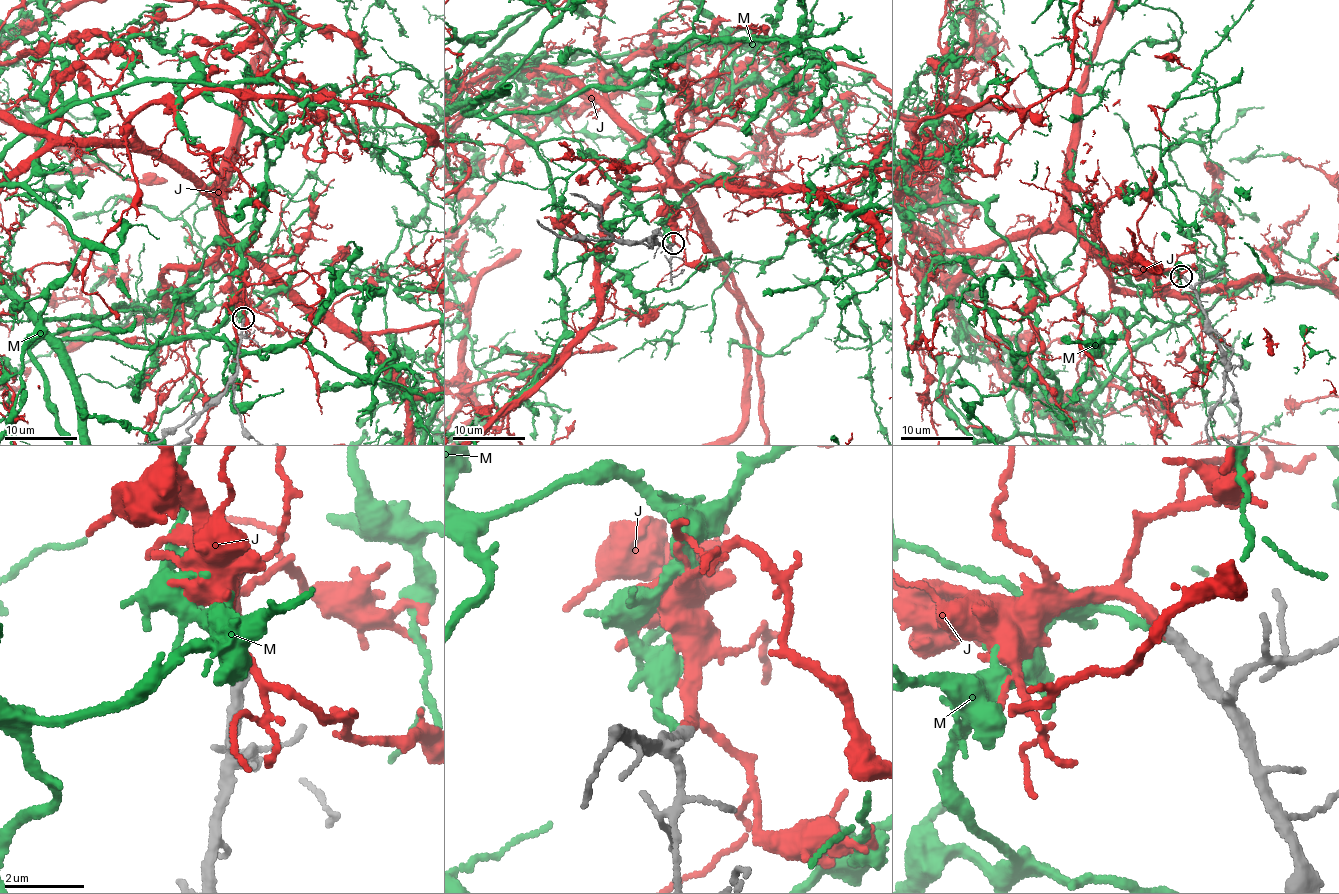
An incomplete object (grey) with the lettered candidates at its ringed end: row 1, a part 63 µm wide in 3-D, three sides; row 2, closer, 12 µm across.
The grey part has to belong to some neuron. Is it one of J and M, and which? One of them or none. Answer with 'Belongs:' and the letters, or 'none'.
Belongs: J

